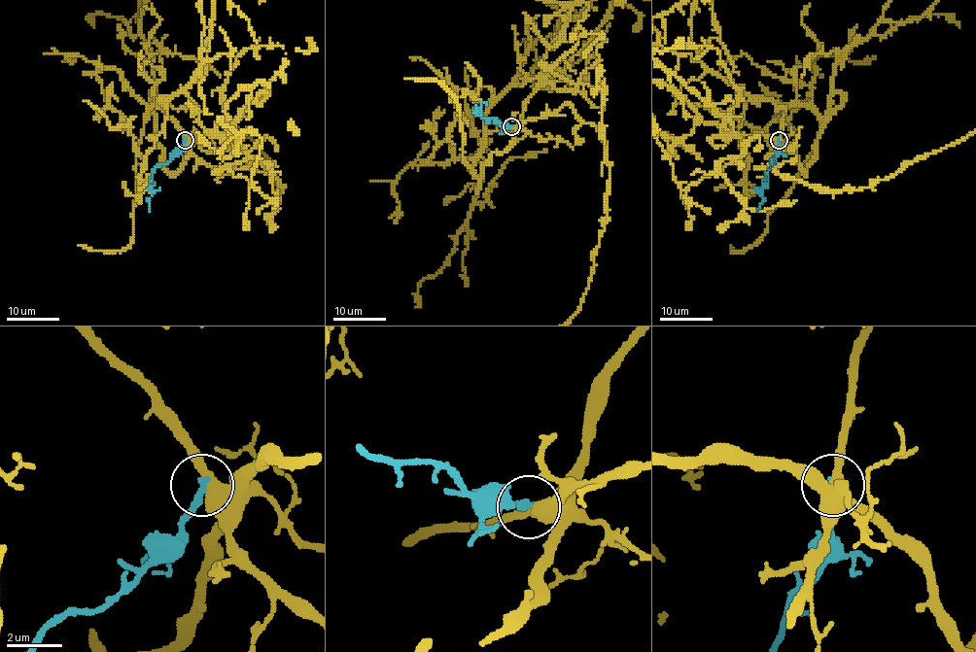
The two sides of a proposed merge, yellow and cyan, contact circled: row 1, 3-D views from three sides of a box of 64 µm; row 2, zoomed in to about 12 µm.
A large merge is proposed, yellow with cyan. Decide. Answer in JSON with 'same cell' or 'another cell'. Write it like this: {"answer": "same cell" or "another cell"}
{"answer": "another cell"}

